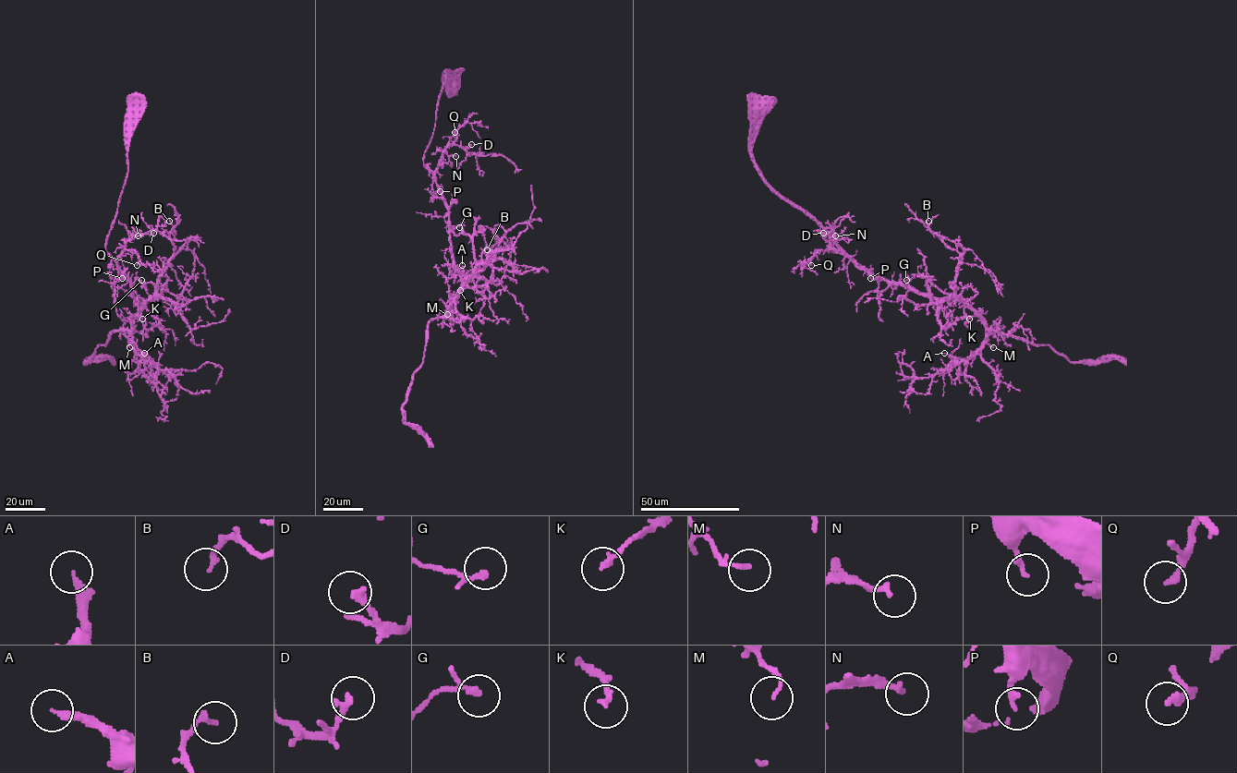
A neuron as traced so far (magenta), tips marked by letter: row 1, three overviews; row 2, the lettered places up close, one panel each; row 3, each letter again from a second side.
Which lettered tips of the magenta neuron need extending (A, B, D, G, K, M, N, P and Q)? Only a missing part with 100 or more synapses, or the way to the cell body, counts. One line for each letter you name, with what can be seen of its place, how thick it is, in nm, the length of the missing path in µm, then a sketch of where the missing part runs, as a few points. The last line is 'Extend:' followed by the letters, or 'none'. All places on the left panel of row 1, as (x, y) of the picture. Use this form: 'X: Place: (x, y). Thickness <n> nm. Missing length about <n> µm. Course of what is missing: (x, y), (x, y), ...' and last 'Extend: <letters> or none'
Extend: none

